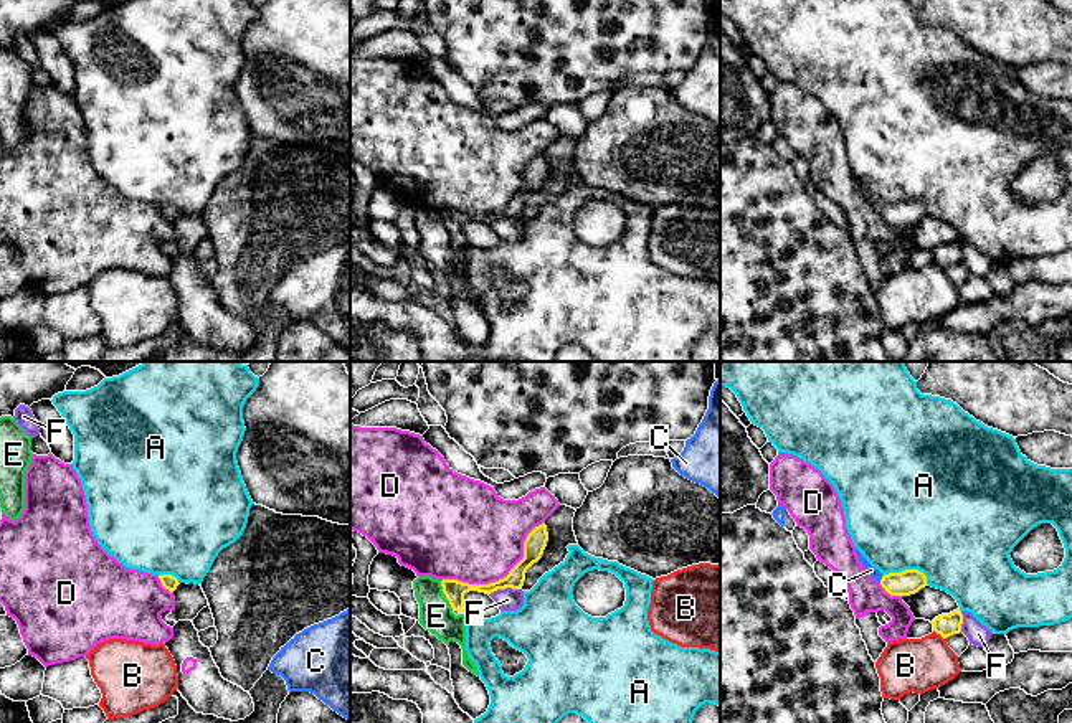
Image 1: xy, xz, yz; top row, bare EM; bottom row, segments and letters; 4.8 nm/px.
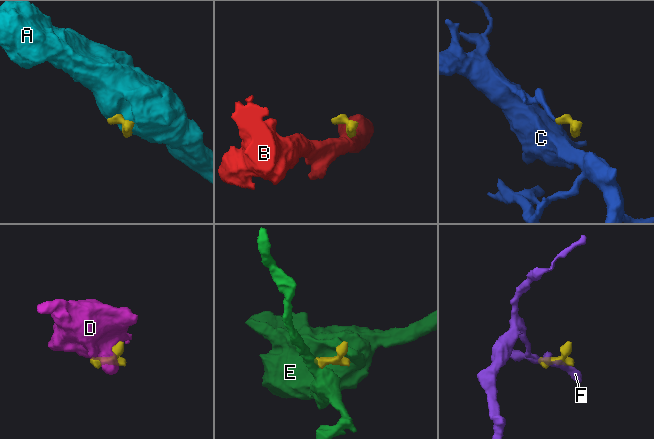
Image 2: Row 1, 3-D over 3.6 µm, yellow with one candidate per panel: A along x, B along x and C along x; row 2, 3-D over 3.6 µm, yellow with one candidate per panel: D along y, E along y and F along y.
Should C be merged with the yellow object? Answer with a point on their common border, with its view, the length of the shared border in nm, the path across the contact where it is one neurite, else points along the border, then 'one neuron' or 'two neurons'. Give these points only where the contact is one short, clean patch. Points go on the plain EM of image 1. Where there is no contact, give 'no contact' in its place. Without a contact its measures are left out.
meets yellow in yz at (882, 208); contact 50 nm long; runs through yz (909, 212), (882, 208), (871, 200); one neuron

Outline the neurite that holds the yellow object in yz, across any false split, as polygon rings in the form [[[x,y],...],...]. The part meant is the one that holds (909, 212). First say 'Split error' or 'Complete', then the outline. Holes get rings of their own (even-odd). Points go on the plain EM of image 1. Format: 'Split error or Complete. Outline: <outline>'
Split error. Outline: [[[856,178],[857,188],[867,203],[889,223],[890,226],[910,226],[918,223],[927,215],[927,206],[918,200],[905,200],[900,203],[882,205],[874,198],[862,183]]]

